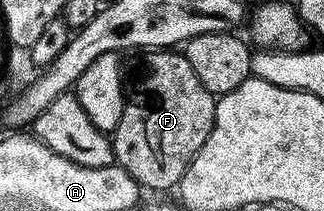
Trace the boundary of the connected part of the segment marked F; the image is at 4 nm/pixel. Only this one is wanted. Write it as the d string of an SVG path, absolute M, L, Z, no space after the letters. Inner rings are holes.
M151 48L136 58L139 59L125 70L123 111L111 138L115 161L118 166L125 168L125 172L129 172L129 176L133 176L133 180L139 182L140 187L167 190L171 186L172 189L178 187L181 176L213 128L217 98L205 88L205 84L201 84L201 80L197 80L197 72L193 72L186 53L171 48Z

